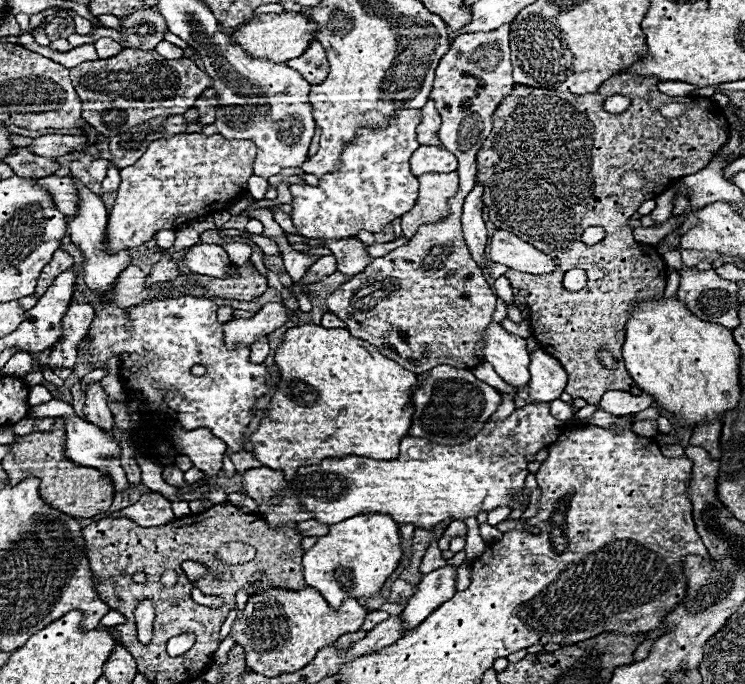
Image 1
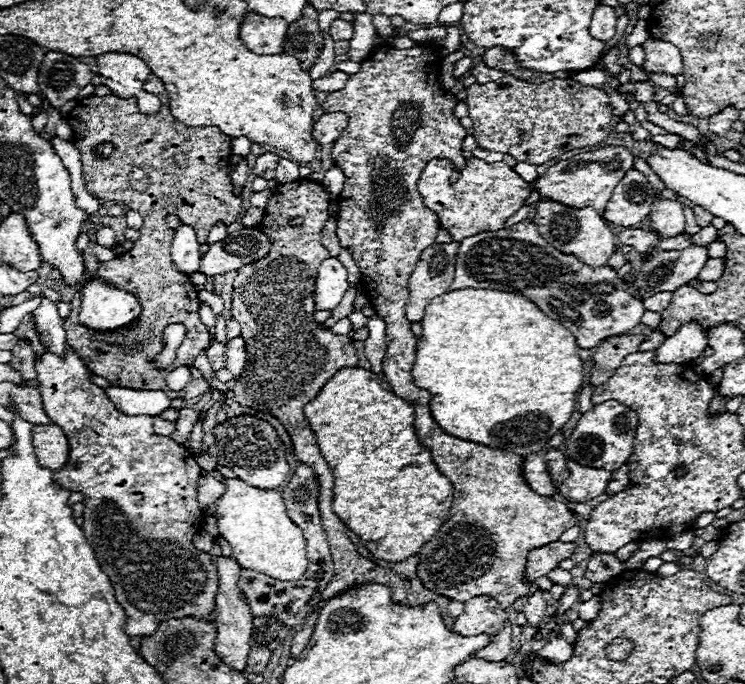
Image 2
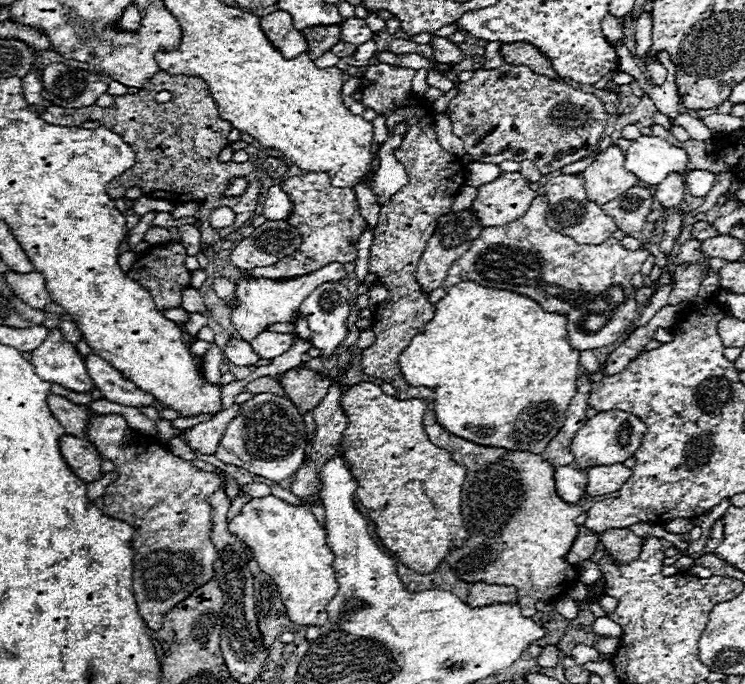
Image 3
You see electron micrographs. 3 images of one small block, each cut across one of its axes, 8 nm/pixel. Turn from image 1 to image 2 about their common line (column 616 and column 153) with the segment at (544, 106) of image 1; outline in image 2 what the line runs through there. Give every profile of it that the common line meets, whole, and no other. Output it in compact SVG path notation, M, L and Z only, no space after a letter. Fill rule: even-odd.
M154 76L154 86L150 84L152 94L162 102L162 108L156 114L142 114L136 104L136 96L120 100L118 96L88 96L80 100L80 106L74 108L74 120L80 120L80 134L72 138L72 144L78 148L82 158L82 170L86 188L94 198L106 202L122 202L130 210L136 210L144 216L144 228L140 228L140 240L134 248L114 260L102 262L98 276L118 288L134 292L142 304L142 316L138 324L130 330L116 330L112 334L102 334L90 330L78 322L80 314L80 292L74 294L72 312L64 320L64 330L70 348L88 364L88 370L106 378L108 382L124 388L160 388L170 400L174 398L196 398L210 390L210 384L200 370L194 368L194 358L208 346L210 334L198 318L200 300L198 290L192 280L174 268L170 260L170 244L174 230L166 226L166 214L178 214L182 224L196 228L198 240L206 244L210 228L216 222L230 226L242 214L242 194L234 194L234 186L228 174L228 164L232 156L232 138L220 132L216 126L186 126L170 114L170 98L166 86L160 78ZM112 142L114 152L102 160L94 152L94 146ZM134 168L144 168L150 176L150 188L146 192L134 192L130 188L130 176ZM180 322L186 326L188 334L176 350L174 364L160 370L154 366L156 354L162 350L162 334L168 324ZM178 366L188 366L192 380L184 390L172 392L166 386L166 376Z

